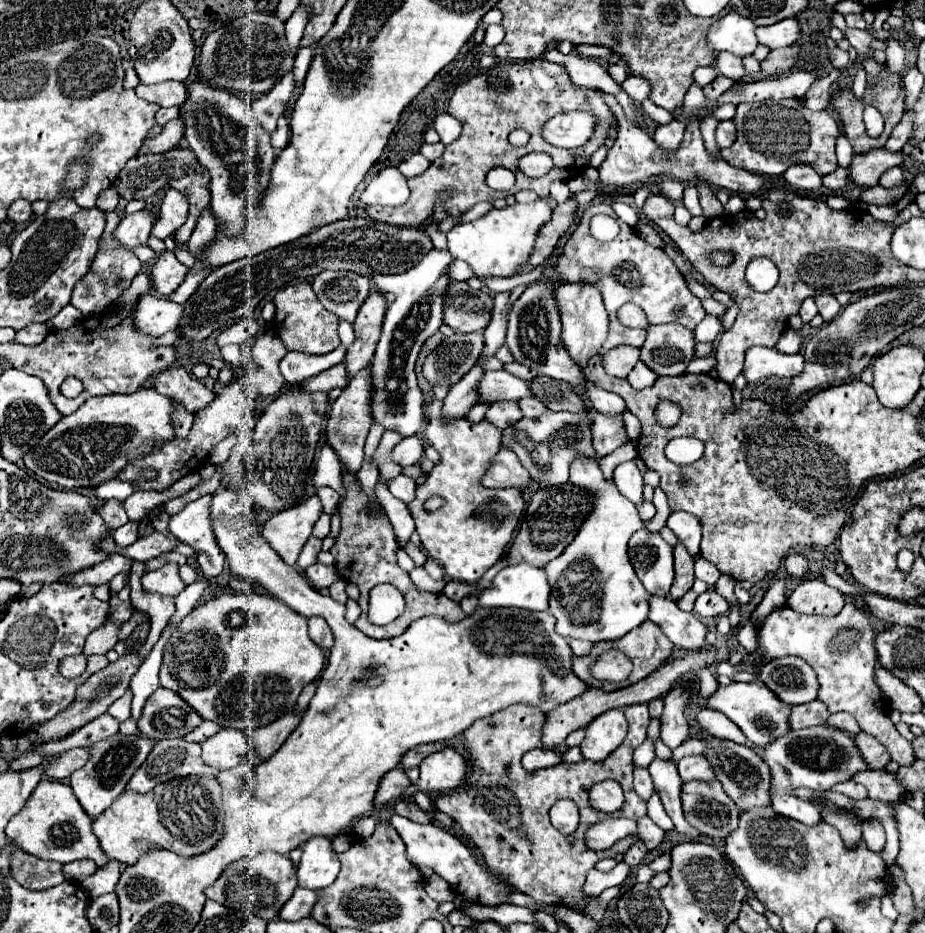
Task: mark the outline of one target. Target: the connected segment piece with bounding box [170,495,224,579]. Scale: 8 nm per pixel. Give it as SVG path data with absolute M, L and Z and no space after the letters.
M204 495L192 501L170 519L170 533L194 549L198 569L206 579L218 577L224 567L224 553L210 525L210 499L212 495Z

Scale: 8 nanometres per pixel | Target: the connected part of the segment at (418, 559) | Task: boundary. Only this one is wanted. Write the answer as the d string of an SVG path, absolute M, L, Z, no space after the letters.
M408 541L408 545L404 547L404 551L414 559L414 563L416 563L416 567L424 567L424 563L426 563L426 555L414 545L414 543L410 543Z

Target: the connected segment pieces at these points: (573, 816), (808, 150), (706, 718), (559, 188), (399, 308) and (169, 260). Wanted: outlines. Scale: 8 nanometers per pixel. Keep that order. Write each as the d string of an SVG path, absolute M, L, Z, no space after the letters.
M570 799L558 800L551 807L549 815L552 825L564 835L574 833L579 825L579 809Z
M770 99L770 101L740 103L732 121L736 125L736 141L728 149L722 149L722 159L726 159L726 163L734 167L742 167L746 171L754 171L762 175L782 175L790 165L810 165L820 175L828 175L838 167L834 145L840 129L832 109L810 111L800 99L782 99L782 101Z
M700 709L698 715L696 715L696 723L698 723L700 731L710 735L710 737L728 739L728 741L734 741L738 745L748 743L744 733L730 719L726 719L722 713L716 713L716 711L710 711L710 709Z
M558 181L558 183L552 183L550 187L550 197L556 201L556 203L564 203L568 197L570 197L570 189L564 181Z
M432 249L418 265L414 265L406 273L398 275L376 274L373 279L377 287L396 295L394 303L388 305L382 325L382 335L376 345L374 359L370 363L370 383L372 383L372 399L370 411L376 425L384 429L392 429L402 437L418 435L424 425L424 397L416 383L414 361L422 343L432 337L442 325L442 299L450 277L446 273L448 263L452 261L448 251Z
M162 251L152 269L152 285L160 295L170 295L178 289L188 269L174 257L172 251Z

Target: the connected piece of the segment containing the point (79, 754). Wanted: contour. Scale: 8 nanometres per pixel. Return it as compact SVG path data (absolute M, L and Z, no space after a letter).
M78 747L78 749L70 749L66 753L62 753L54 763L46 765L46 775L56 779L56 781L66 781L74 771L82 769L88 761L88 747Z

